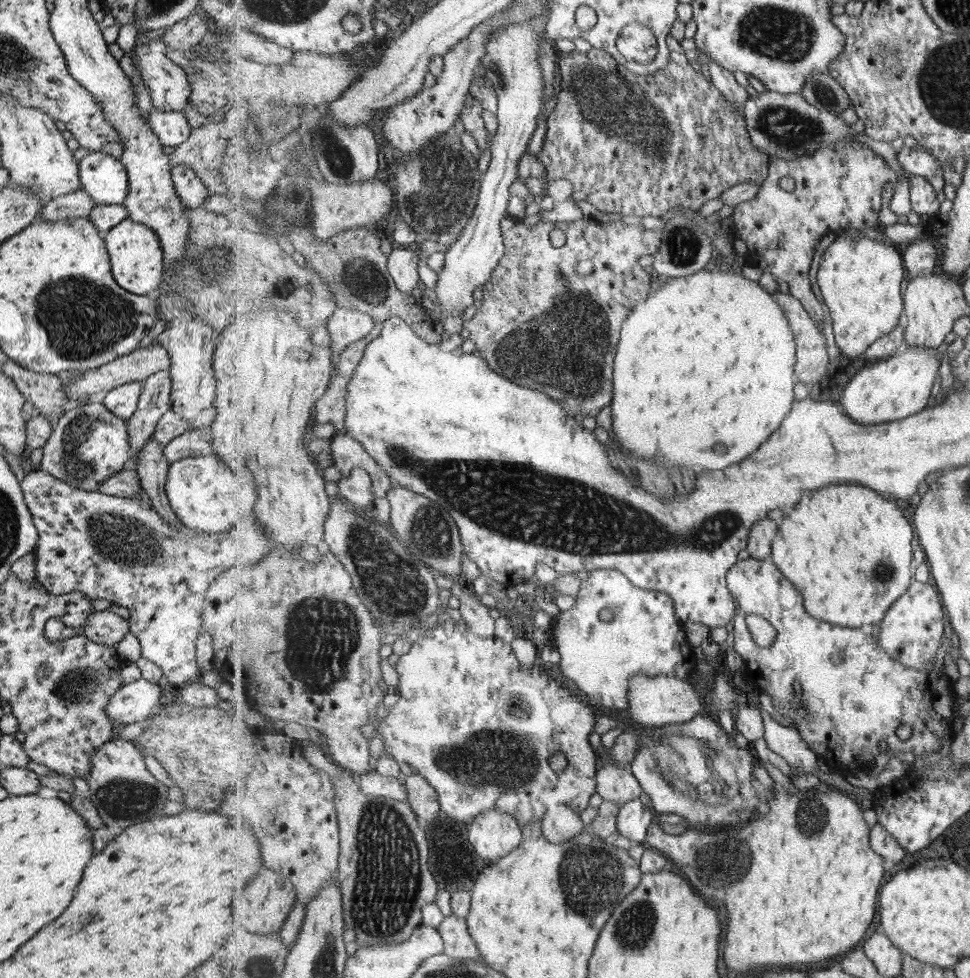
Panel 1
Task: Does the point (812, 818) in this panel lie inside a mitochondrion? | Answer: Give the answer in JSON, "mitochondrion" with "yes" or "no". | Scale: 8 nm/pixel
{"mitochondrion":"yes"}

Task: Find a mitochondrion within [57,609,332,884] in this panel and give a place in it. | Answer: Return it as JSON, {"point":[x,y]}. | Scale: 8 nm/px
{"point":[125,799]}

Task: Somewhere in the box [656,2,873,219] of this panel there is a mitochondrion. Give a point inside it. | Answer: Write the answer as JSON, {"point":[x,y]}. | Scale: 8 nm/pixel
{"point":[783,35]}

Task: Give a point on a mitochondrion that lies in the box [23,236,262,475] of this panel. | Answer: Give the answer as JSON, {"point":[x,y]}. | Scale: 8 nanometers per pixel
{"point":[84,319]}

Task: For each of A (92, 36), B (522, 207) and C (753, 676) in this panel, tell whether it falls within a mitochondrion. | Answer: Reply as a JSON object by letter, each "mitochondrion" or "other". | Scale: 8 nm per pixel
{"A":"other","B":"other","C":"other"}

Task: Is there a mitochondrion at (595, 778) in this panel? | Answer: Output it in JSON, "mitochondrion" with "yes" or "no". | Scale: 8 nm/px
{"mitochondrion":"no"}

